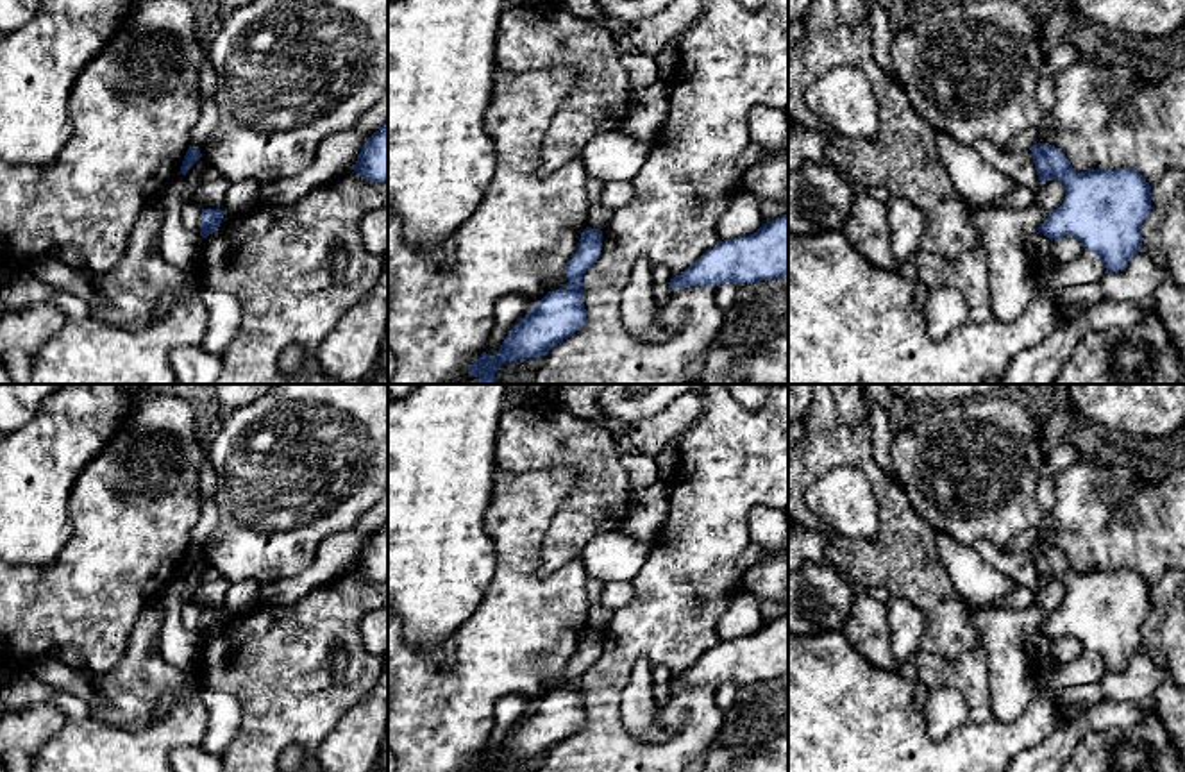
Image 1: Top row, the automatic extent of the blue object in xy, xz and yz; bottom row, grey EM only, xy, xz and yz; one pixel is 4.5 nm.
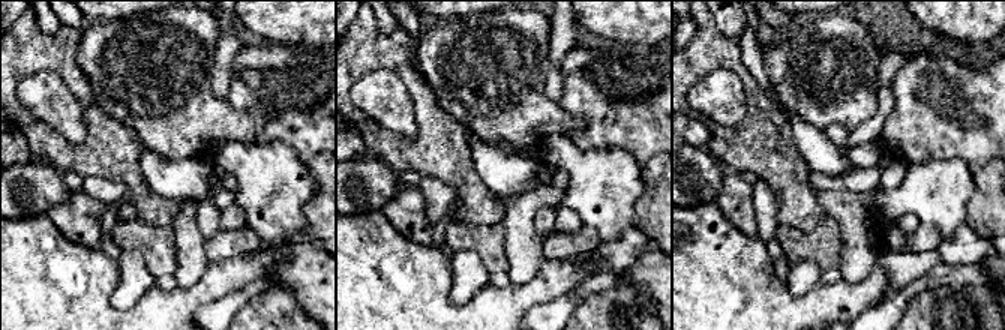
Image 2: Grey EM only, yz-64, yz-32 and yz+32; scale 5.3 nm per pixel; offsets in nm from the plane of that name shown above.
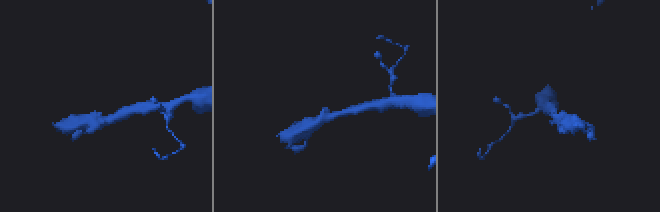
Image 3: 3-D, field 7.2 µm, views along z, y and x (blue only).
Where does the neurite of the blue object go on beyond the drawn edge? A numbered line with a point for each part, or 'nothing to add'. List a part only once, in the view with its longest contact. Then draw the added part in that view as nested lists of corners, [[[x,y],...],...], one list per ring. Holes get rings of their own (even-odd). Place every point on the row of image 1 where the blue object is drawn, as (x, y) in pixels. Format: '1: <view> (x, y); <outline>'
nothing to add

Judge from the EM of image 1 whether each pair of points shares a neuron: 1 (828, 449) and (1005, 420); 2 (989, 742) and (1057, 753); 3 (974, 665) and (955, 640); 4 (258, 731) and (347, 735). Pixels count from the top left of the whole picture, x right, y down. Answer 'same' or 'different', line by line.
1: different
2: different
3: different
4: different

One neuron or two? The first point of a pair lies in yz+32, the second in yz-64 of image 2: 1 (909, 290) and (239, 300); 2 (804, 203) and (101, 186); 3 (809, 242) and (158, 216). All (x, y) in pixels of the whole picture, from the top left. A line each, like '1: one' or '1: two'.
1: one
2: two
3: two

